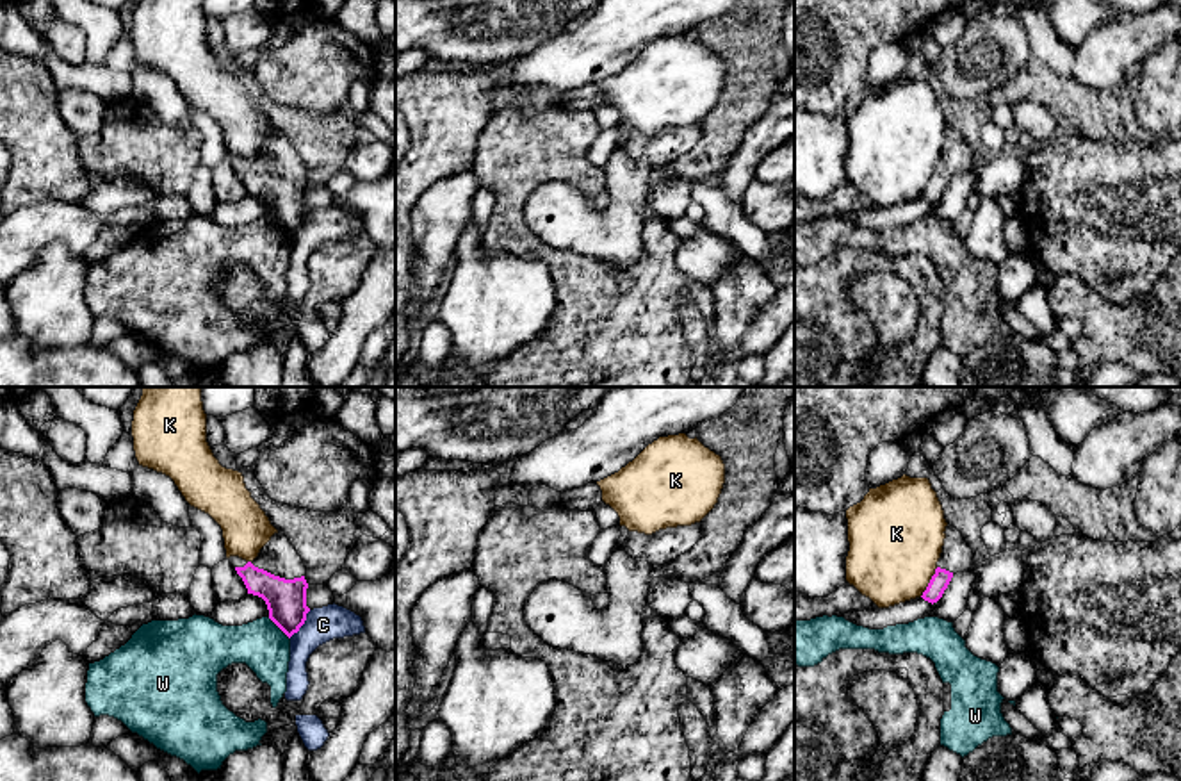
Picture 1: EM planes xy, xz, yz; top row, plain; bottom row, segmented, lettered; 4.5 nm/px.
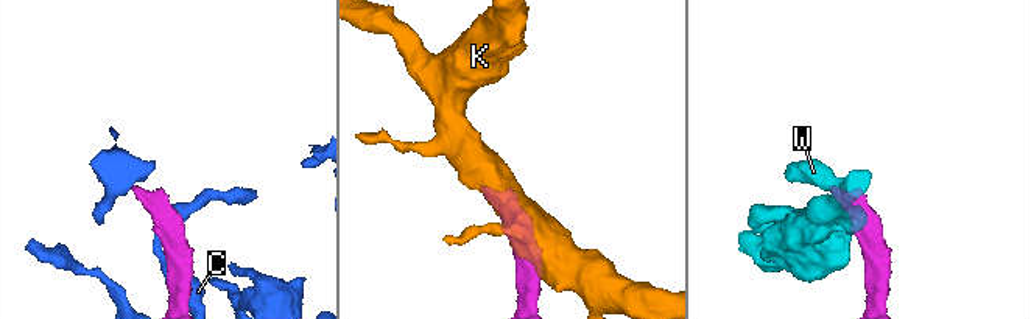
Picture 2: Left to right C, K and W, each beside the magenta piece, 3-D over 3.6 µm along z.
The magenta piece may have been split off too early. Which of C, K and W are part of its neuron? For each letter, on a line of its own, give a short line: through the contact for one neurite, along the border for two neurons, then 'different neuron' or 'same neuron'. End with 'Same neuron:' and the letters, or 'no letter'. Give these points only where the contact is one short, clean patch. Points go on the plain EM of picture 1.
C: different neuron
K: different neuron
W: different neuron
Same neuron: no letter

